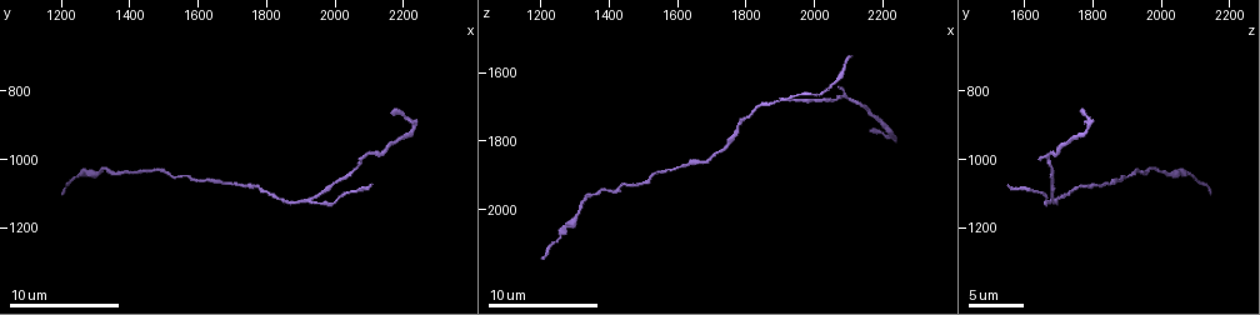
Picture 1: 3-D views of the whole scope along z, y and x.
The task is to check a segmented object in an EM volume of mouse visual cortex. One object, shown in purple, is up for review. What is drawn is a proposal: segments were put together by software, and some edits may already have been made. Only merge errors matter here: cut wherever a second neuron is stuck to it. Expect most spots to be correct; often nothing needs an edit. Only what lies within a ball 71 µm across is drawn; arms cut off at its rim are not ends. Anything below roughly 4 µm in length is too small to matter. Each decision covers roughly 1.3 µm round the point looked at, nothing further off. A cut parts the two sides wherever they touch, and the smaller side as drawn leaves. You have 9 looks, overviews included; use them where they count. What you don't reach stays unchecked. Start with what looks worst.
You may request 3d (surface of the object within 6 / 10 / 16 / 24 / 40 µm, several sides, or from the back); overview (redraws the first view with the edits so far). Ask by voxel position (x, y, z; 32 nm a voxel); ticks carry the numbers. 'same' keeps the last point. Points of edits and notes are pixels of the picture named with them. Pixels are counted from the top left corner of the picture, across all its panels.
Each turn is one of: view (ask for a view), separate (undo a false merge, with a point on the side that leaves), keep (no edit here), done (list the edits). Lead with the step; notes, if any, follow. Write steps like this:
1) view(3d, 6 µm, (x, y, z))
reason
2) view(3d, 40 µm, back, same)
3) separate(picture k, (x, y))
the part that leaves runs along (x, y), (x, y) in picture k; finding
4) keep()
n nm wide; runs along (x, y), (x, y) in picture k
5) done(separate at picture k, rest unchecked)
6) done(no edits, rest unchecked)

view(3d, 16 µm, (1950, 1110, 1690))
two arms in line, one across

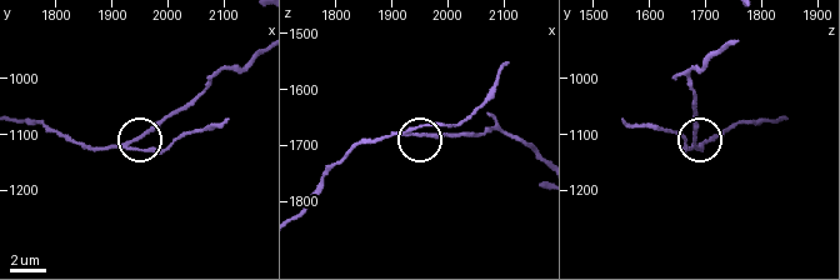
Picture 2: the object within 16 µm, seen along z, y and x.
view(3d, 16 µm, back, (1945, 1110, 1675))
other side

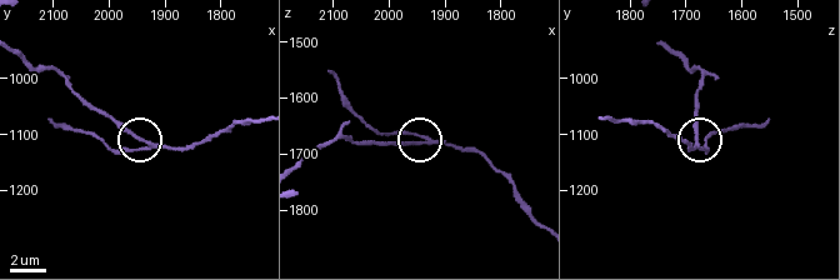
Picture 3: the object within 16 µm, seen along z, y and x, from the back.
separate(picture 3, (124, 148))
side arm 8 µm; 3 arms; two neurons meet here

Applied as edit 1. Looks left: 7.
view(overview)

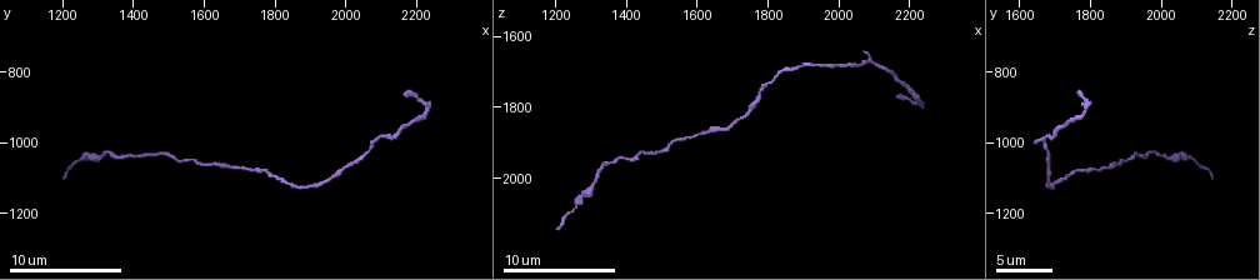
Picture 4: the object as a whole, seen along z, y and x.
view(3d, 6 µm, (2060, 1020, 1680))
thin neck

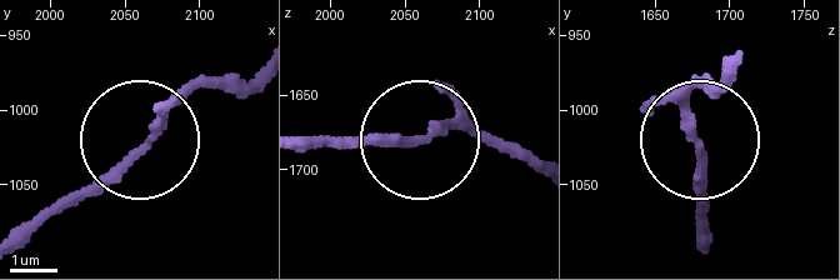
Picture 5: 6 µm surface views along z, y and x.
keep()
runs along (306, 143), (473, 130), (518, 143) in picture 5; all the same neuron

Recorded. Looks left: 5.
view(3d, 10 µm, (1610, 1070, 1880))
calibre changes

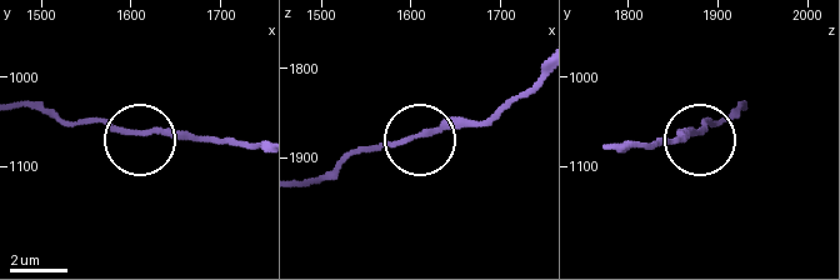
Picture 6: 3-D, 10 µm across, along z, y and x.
keep()
runs along (258, 143), (138, 136), (75, 121) in picture 6; one neuron here

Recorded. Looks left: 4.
view(3d, 10 µm, (1260, 1040, 2080))
thick turns thin

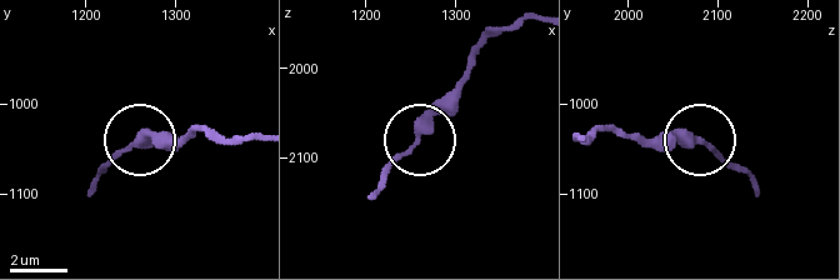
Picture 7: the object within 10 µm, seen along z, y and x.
view(3d, 10 µm, back, (1260, 1040, 2070))
from behind

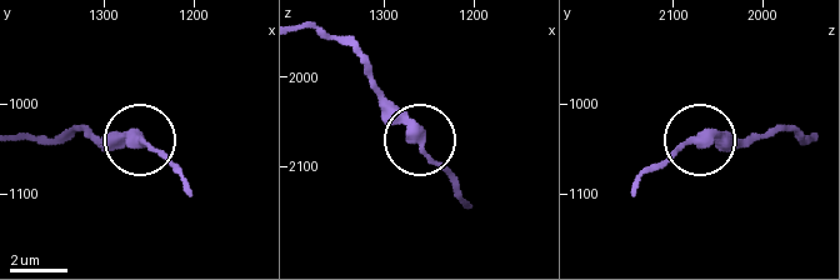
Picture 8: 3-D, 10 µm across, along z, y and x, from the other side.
keep()
runs along (301, 29), (344, 43), (380, 100), (420, 136), (456, 184) in picture 8; one neuron here

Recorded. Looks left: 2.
done(separate at picture 3, rest unchecked)

